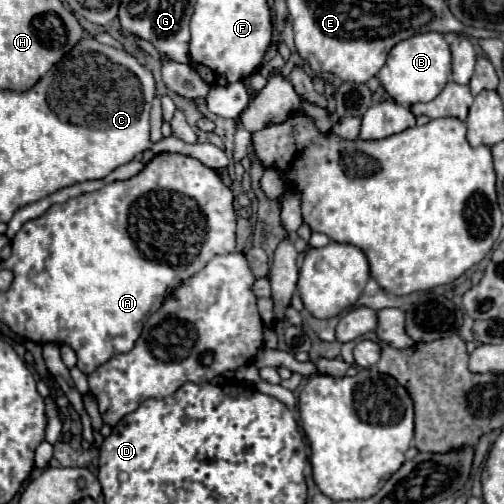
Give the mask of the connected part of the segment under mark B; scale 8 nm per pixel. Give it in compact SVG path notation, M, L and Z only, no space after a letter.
M440 32L416 34L398 42L386 58L386 64L378 72L378 80L384 90L402 106L416 102L430 102L438 96L438 90L450 80L450 46Z

